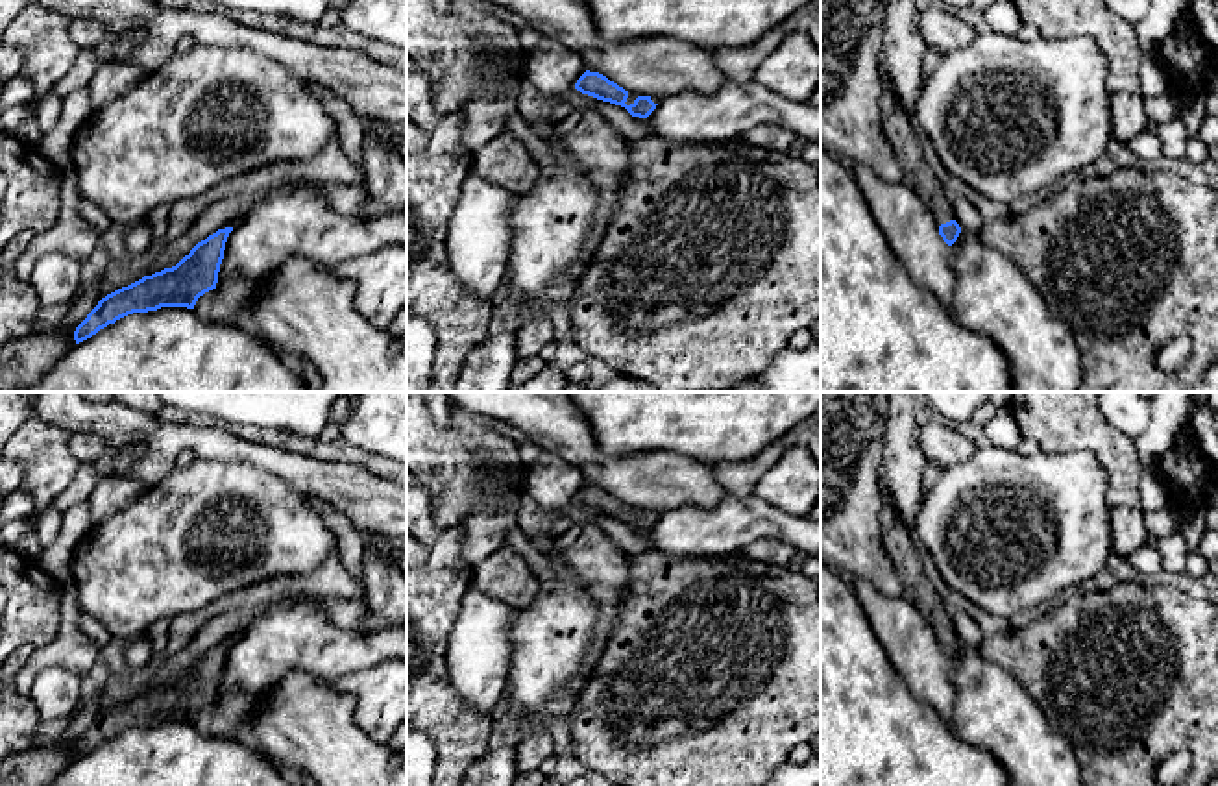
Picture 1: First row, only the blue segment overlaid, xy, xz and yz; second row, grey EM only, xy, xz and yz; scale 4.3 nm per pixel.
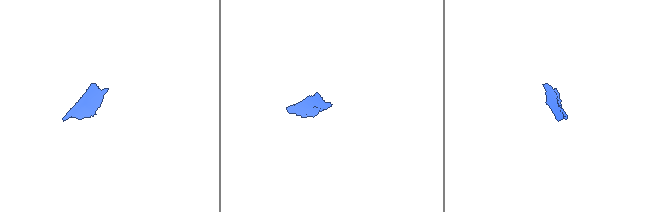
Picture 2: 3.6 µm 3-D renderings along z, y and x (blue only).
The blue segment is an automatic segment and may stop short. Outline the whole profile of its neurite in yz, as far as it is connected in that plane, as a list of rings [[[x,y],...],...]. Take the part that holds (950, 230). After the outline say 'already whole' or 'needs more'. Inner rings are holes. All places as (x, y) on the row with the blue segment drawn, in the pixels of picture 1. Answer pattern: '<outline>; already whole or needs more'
[[[883,81],[882,120],[887,142],[902,168],[902,183],[919,194],[935,218],[939,235],[952,246],[961,233],[952,200],[926,163],[911,117],[898,105],[889,81]]]; needs more

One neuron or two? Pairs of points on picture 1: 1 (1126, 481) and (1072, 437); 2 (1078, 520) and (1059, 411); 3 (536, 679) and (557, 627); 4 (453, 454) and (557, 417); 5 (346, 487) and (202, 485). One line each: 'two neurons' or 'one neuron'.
1: one neuron
2: two neurons
3: one neuron
4: two neurons
5: two neurons

